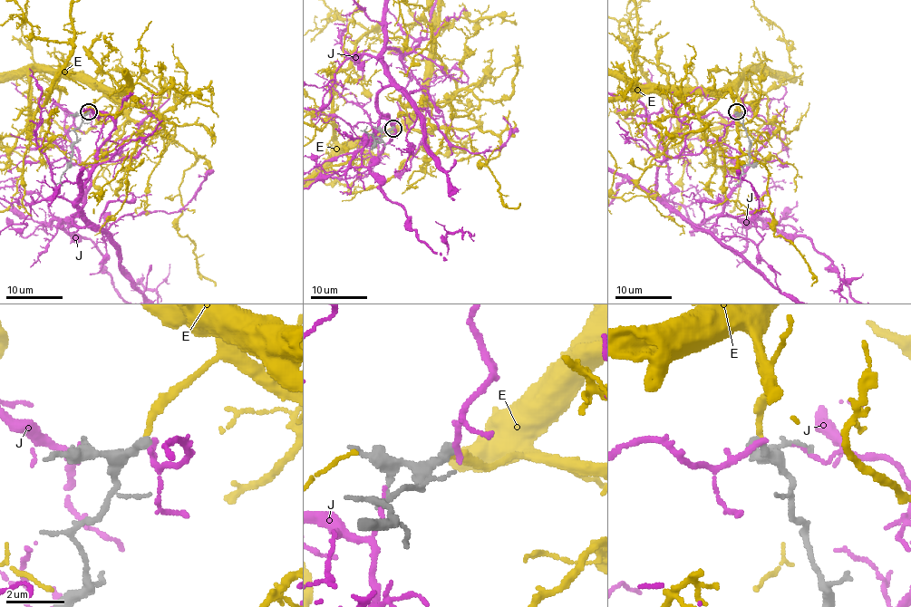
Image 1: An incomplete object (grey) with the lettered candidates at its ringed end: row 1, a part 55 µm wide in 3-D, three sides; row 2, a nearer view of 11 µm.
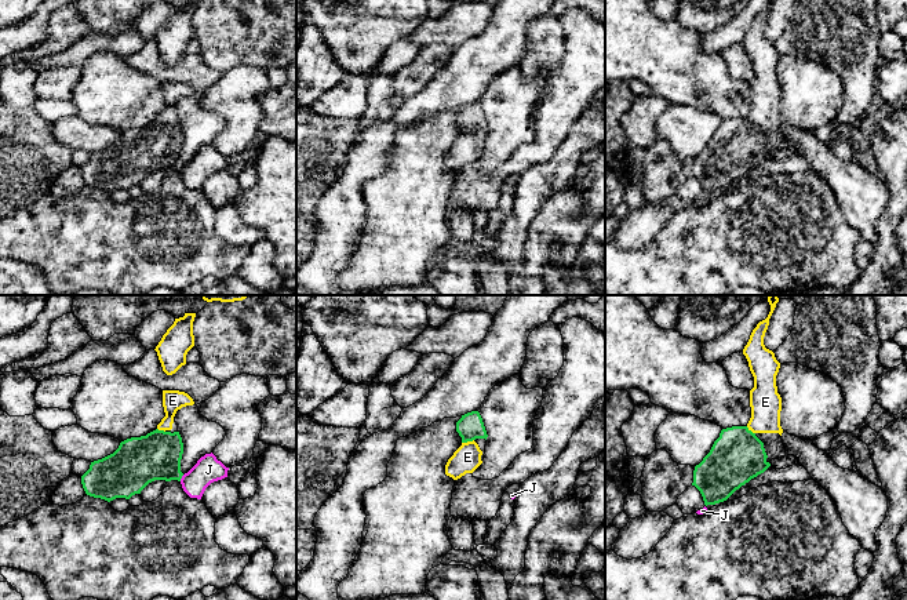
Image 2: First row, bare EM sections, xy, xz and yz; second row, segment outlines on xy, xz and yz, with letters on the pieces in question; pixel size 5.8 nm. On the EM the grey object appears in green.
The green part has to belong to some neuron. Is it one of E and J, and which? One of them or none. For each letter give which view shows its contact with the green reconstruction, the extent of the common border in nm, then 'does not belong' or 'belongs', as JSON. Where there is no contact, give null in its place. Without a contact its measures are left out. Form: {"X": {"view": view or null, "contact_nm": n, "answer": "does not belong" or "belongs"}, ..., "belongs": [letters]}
{"E": {"view": "xz", "contact_nm": 80, "answer": "belongs"}, "J": {"view": "xy", "contact_nm": 50, "answer": "does not belong"}, "belongs": ["E"]}

